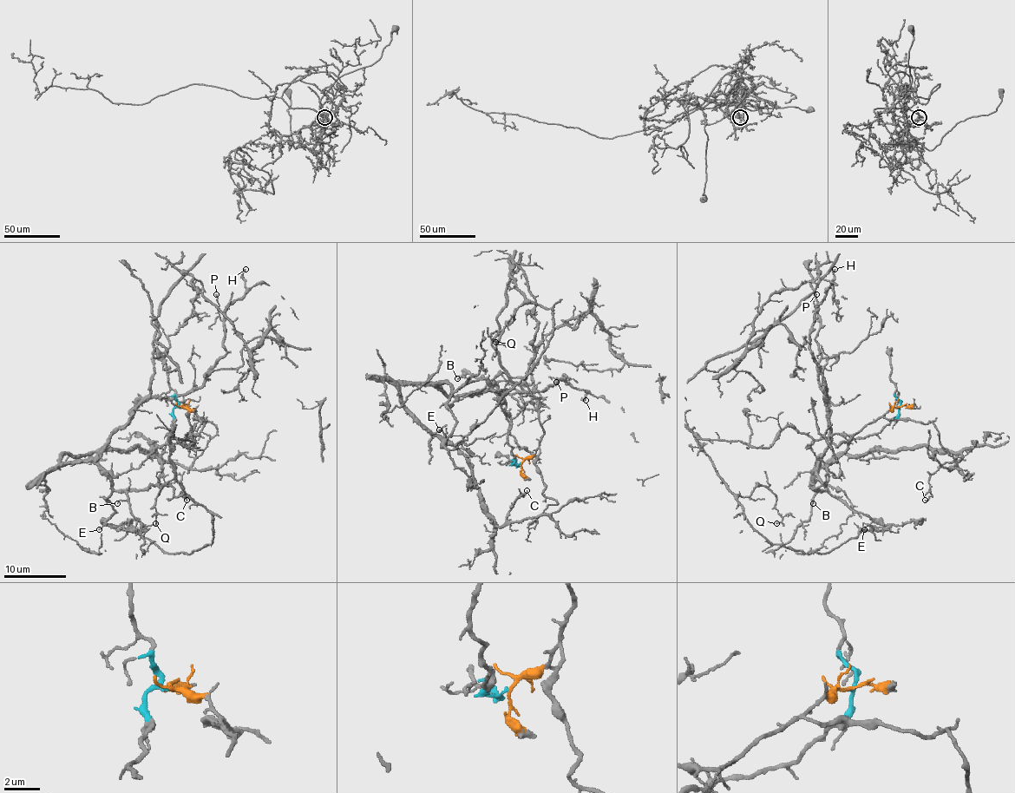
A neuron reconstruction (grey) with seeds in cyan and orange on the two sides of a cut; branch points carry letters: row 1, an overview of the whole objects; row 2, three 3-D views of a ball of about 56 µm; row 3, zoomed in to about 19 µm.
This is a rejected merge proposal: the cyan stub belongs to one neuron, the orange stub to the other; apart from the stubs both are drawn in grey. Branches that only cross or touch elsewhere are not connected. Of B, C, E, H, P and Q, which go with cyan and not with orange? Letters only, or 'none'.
B, C, E, H, P

